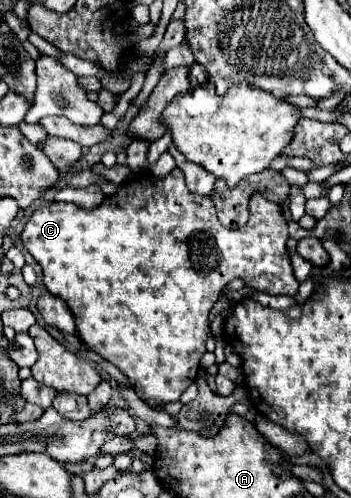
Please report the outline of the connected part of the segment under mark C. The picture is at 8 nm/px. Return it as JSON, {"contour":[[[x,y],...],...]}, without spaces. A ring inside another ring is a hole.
{"contour":[[[180,169],[170,171],[166,177],[148,177],[146,175],[146,185],[142,185],[142,181],[138,183],[138,187],[132,185],[122,185],[114,195],[108,195],[108,199],[104,203],[100,203],[94,209],[82,209],[76,203],[64,203],[64,201],[44,201],[28,219],[28,223],[24,225],[24,231],[20,235],[24,247],[28,249],[28,253],[38,261],[38,265],[44,271],[44,285],[46,289],[60,297],[74,313],[76,317],[76,329],[80,339],[94,349],[100,357],[104,357],[106,361],[110,361],[112,365],[116,365],[134,385],[134,391],[140,395],[140,399],[144,403],[148,403],[150,407],[158,407],[170,401],[178,401],[180,395],[194,383],[196,373],[200,369],[200,359],[206,353],[206,333],[208,333],[208,313],[212,309],[212,305],[216,303],[218,295],[222,293],[222,289],[236,277],[244,279],[246,285],[258,289],[258,291],[266,291],[270,295],[290,295],[294,297],[298,291],[298,281],[292,273],[290,267],[290,257],[286,255],[286,241],[288,241],[288,227],[286,227],[286,219],[282,215],[280,205],[268,201],[266,197],[262,197],[260,193],[254,193],[250,197],[250,209],[252,215],[248,219],[248,223],[242,229],[226,229],[218,217],[216,217],[216,209],[210,197],[202,197],[192,193],[186,187],[184,181],[184,173],[180,173]]]}

